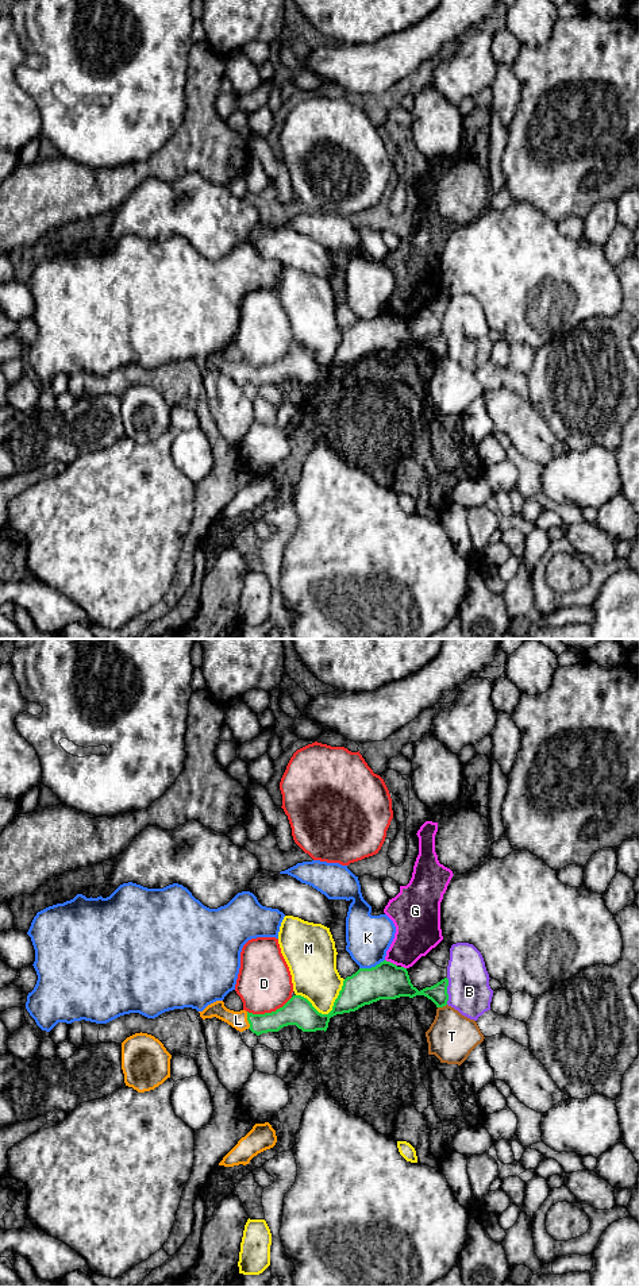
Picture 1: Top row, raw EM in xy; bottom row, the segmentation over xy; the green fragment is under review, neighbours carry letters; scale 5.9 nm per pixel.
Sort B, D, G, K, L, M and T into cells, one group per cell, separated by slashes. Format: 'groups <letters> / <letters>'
groups B / D / G / K / L / M / T

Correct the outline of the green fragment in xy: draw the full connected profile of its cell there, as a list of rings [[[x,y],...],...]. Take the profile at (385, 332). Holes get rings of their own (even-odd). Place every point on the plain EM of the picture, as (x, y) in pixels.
[[[384,312],[376,319],[359,320],[355,325],[347,328],[328,366],[319,365],[301,347],[293,347],[282,359],[265,366],[253,366],[246,362],[234,363],[227,361],[223,352],[216,352],[199,365],[203,371],[216,369],[239,384],[250,381],[257,388],[278,384],[288,377],[296,377],[303,384],[326,384],[331,369],[355,363],[380,351],[424,347],[436,359],[443,359],[449,352],[447,338],[449,331],[444,330],[419,343],[411,335],[407,320]]]

